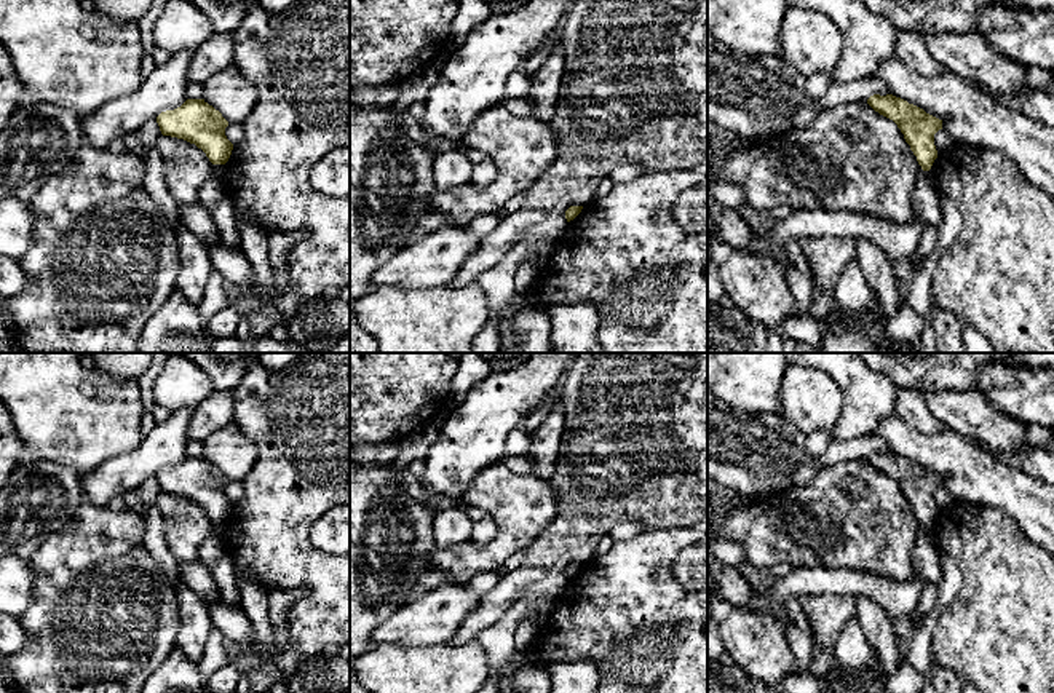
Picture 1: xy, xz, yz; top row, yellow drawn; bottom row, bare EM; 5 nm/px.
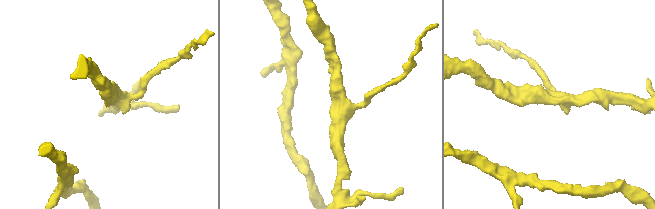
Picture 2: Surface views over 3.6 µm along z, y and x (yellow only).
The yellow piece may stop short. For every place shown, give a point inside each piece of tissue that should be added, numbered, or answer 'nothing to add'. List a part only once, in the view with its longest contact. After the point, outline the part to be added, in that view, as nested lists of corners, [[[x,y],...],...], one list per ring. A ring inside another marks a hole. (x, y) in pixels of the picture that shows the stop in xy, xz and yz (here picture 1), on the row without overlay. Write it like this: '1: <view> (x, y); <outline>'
nothing to add

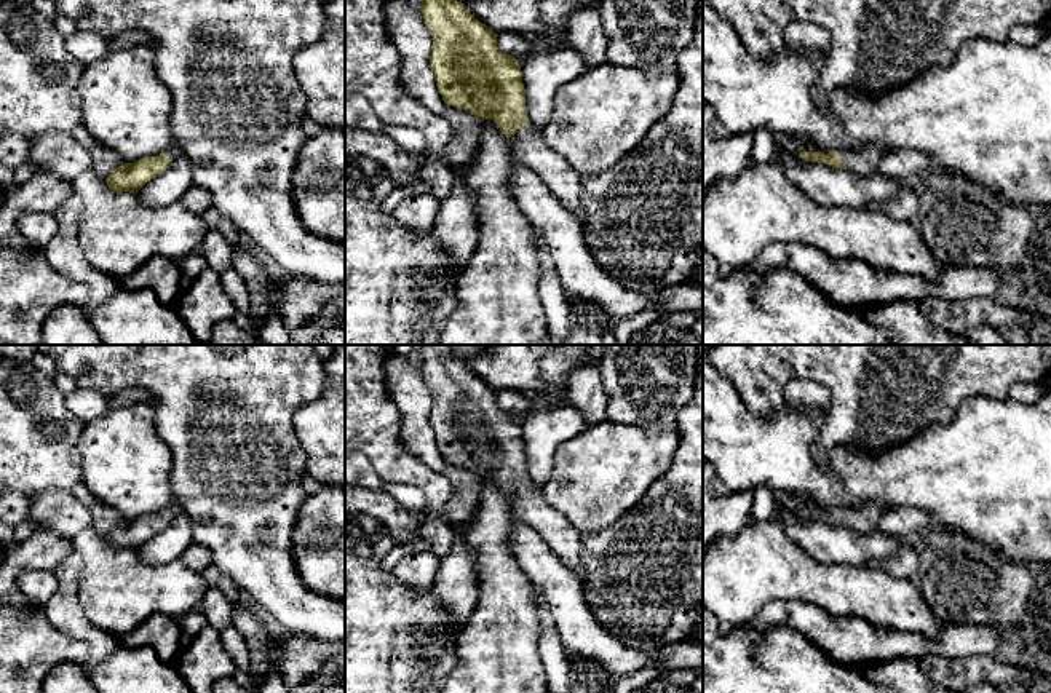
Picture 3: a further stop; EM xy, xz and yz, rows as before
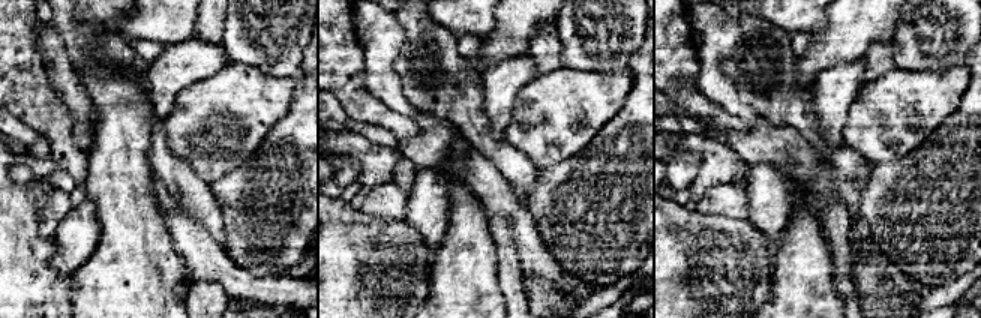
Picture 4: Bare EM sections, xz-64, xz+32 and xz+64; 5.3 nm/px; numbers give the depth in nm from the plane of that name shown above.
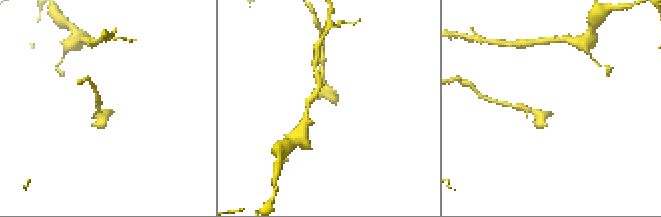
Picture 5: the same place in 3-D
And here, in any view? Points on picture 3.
1: xz (564, 540); [[[532,481],[519,485],[510,495],[513,514],[533,529],[533,532],[549,546],[556,557],[580,580],[586,575],[581,568],[581,535],[565,516],[545,503],[541,489]]]

